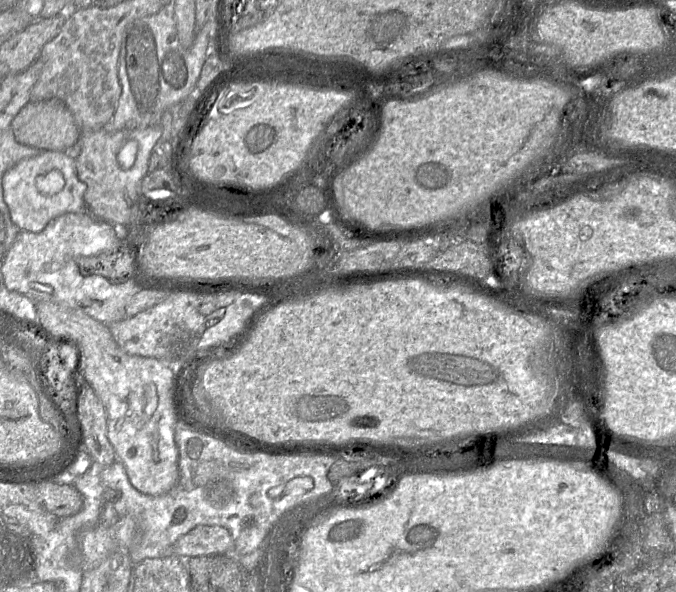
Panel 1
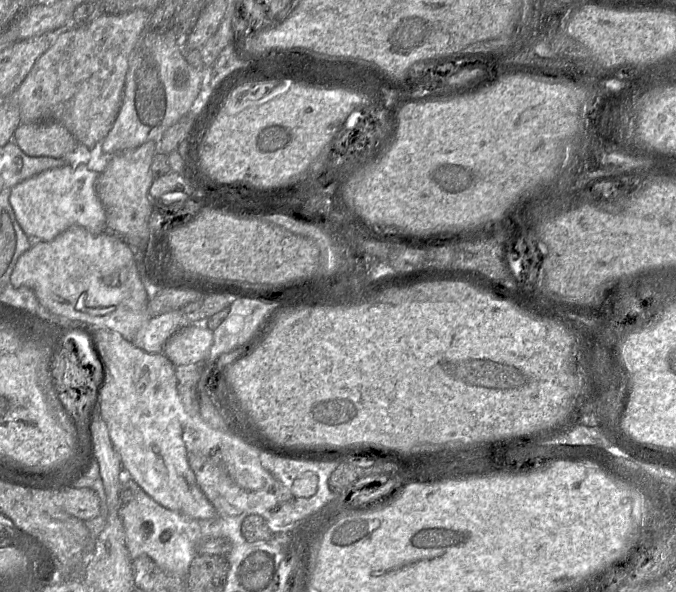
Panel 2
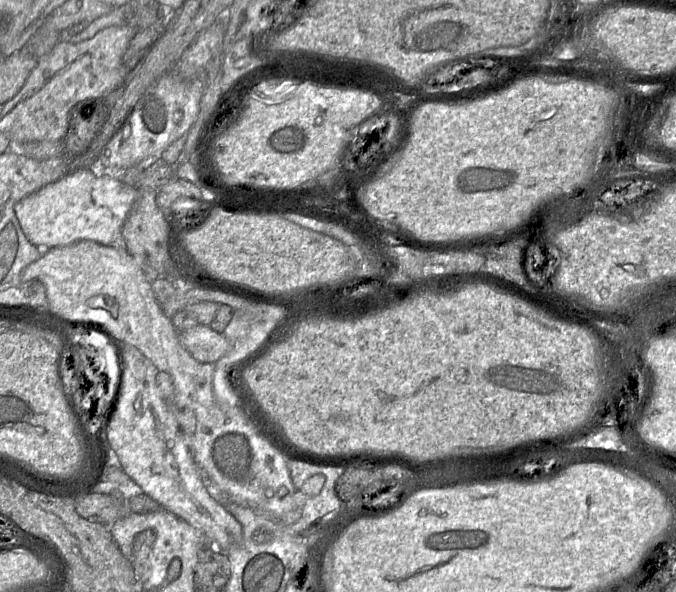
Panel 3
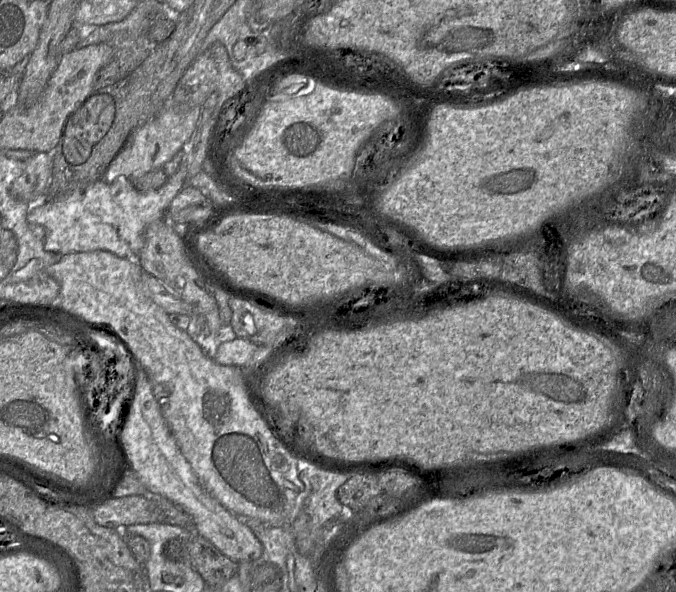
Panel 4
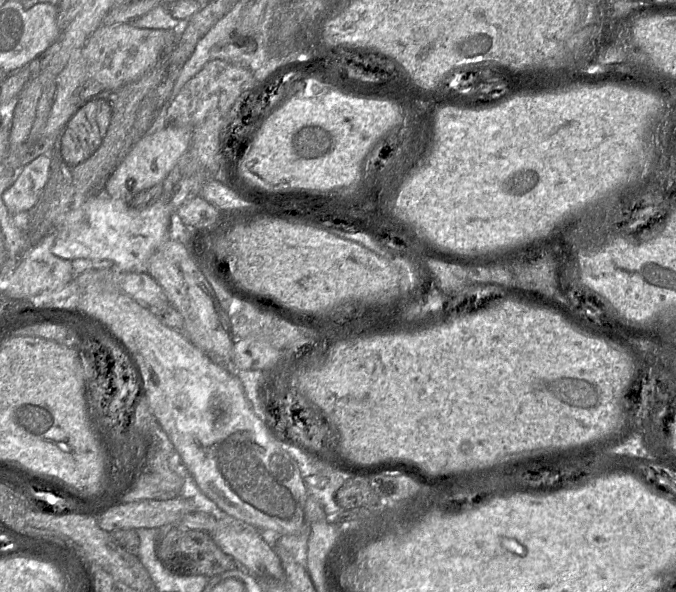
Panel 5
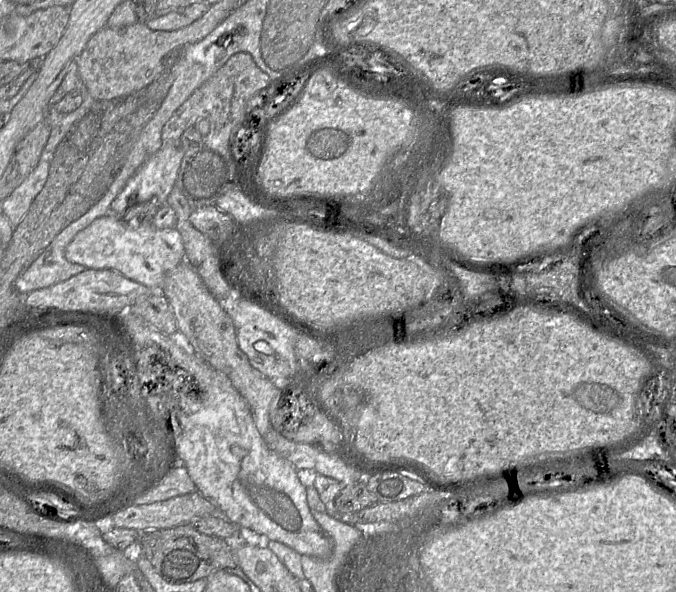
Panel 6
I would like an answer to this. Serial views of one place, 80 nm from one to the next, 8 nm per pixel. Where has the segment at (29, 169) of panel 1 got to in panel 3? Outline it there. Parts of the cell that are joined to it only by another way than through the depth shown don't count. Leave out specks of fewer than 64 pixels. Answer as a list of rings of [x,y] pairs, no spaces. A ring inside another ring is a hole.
[[[81,169],[69,171],[57,181],[24,197],[16,203],[15,213],[24,234],[38,248],[67,246],[80,240],[122,246],[122,227],[138,198],[137,187]]]

